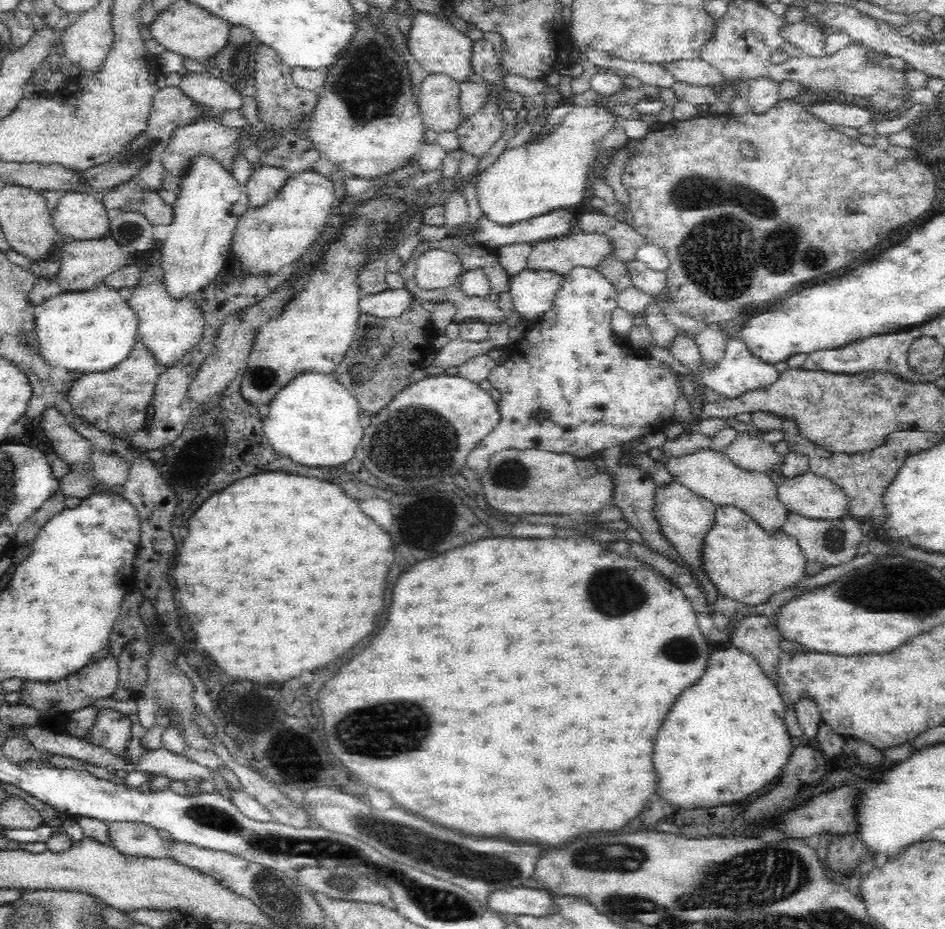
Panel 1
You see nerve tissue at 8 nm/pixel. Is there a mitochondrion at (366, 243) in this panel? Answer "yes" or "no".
yes

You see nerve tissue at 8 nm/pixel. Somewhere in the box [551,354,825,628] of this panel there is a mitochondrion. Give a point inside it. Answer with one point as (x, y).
(611, 591)

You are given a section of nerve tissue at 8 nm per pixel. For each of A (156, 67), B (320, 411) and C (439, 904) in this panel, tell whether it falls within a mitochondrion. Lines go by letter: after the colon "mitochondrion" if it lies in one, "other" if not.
A: other
B: other
C: mitochondrion

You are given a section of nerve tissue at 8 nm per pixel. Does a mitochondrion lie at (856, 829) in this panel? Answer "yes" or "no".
no

